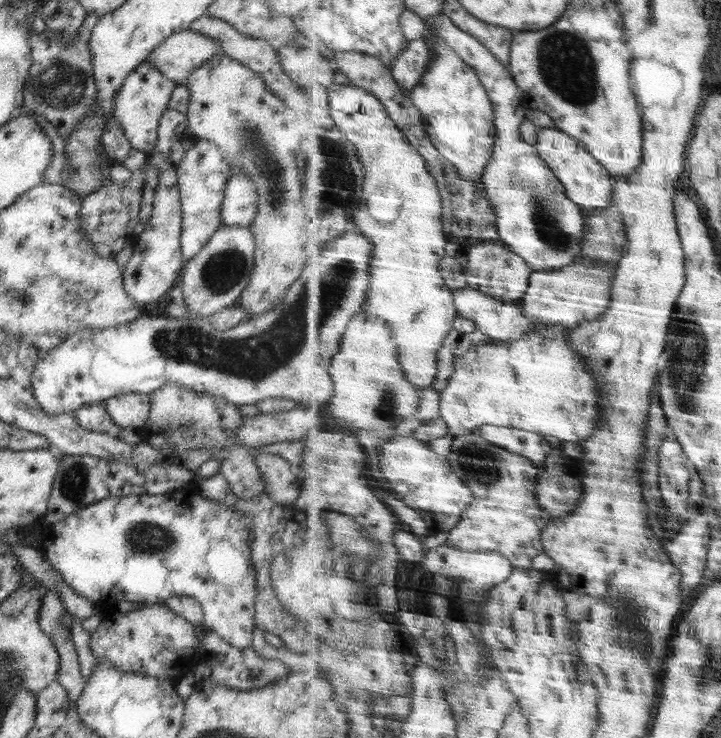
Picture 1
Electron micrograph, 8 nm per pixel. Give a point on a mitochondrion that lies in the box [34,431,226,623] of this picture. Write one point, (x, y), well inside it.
(145, 535)

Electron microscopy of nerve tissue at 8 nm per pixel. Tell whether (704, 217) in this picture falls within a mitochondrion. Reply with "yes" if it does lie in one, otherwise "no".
no

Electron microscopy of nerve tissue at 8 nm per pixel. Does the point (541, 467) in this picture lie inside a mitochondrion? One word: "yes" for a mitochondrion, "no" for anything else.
no

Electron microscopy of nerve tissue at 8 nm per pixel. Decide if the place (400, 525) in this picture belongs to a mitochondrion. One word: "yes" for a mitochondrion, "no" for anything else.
no

